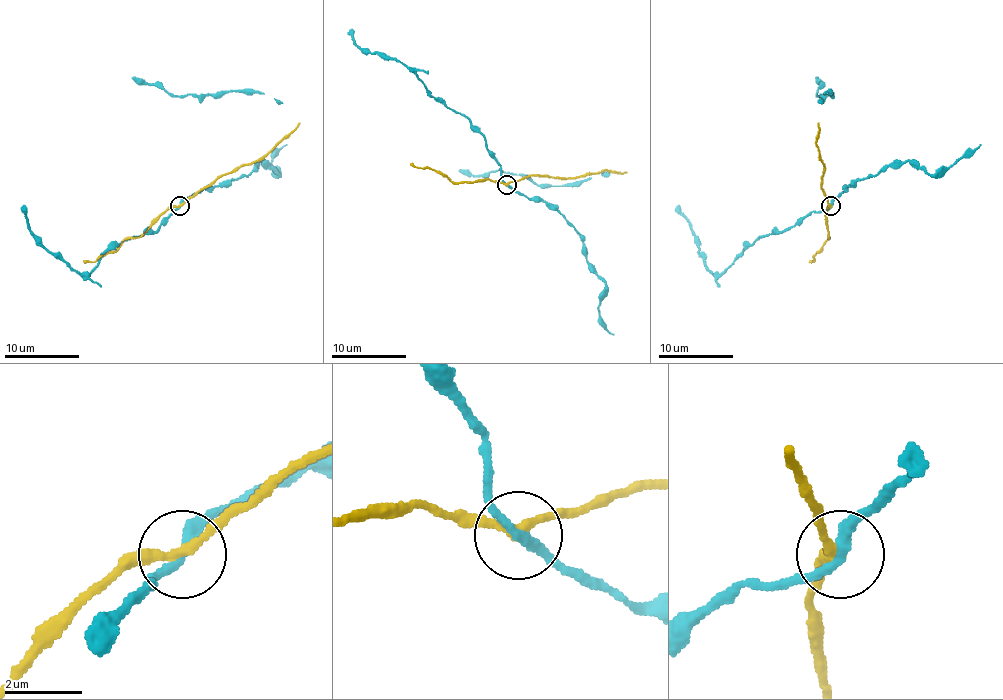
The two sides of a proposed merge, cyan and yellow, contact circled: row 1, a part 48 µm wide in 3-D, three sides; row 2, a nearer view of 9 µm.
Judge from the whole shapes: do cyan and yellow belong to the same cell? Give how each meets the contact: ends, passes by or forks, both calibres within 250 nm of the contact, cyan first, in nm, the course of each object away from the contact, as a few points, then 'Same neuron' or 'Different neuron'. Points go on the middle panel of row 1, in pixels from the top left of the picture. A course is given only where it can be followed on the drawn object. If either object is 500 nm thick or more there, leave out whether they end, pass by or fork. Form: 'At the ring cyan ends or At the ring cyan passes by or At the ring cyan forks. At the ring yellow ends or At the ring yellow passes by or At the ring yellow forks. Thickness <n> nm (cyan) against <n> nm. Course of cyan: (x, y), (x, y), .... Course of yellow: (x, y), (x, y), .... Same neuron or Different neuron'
At the ring cyan passes by. At the ring yellow passes by. Thickness 280 nm (cyan) against 220 nm. Course of cyan: (506, 184), (484, 136), (463, 115), (439, 102), (398, 61), (368, 53), (351, 33). Course of yellow: (506, 184), (529, 175), (570, 177), (605, 169), (626, 171). Different neuron

